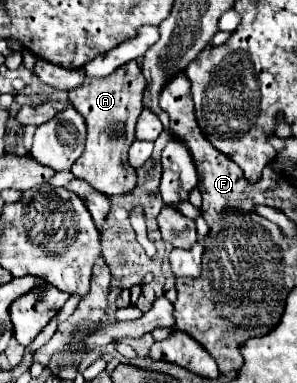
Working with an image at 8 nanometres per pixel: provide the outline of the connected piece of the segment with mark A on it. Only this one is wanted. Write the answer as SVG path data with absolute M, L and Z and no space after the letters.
M136 61L126 63L124 69L114 71L112 75L104 79L86 79L80 87L70 91L70 101L80 111L80 115L86 119L88 125L88 139L86 139L86 151L74 163L72 173L76 179L82 179L90 183L96 191L112 197L112 195L124 195L130 193L136 187L138 175L136 169L128 163L128 149L134 143L134 129L136 119L142 105L142 93L144 93L146 81Z

